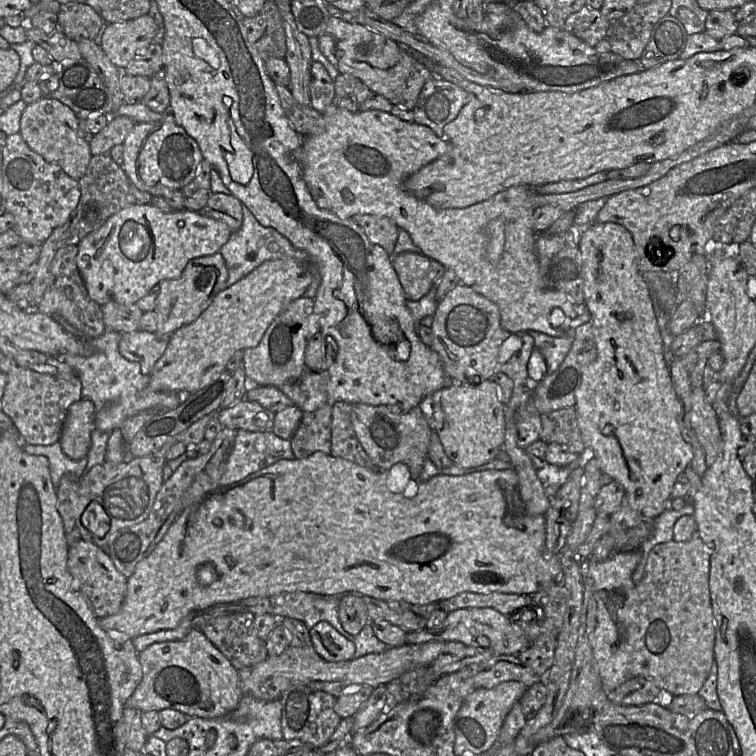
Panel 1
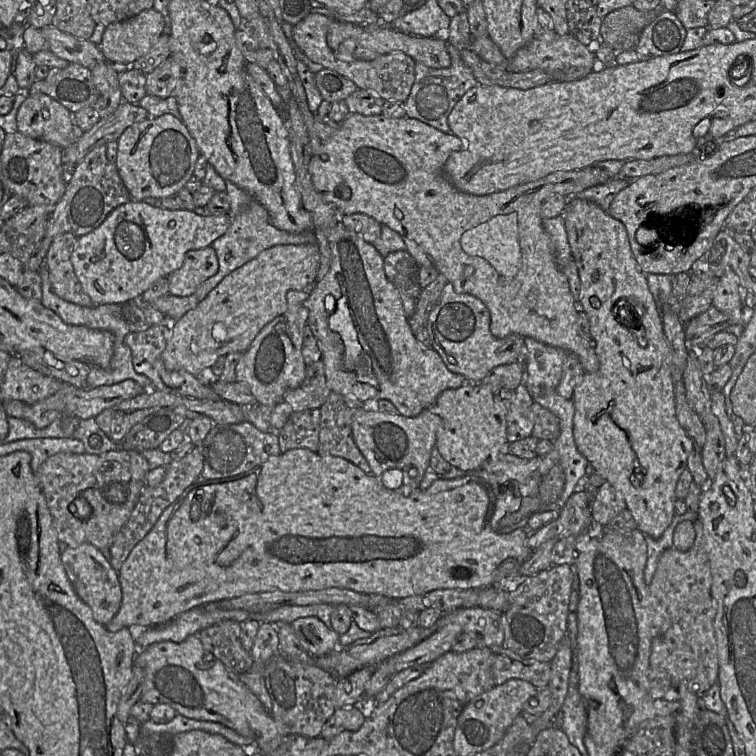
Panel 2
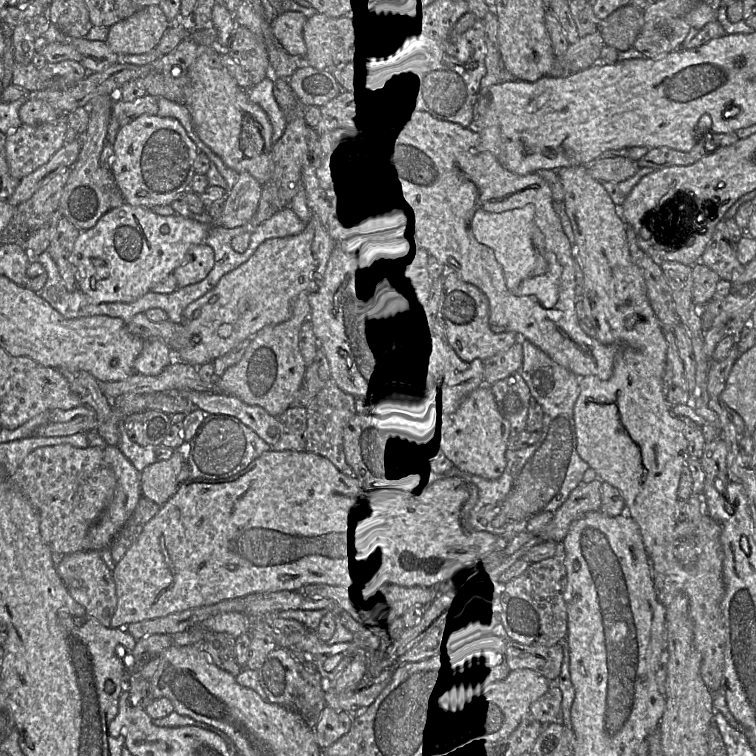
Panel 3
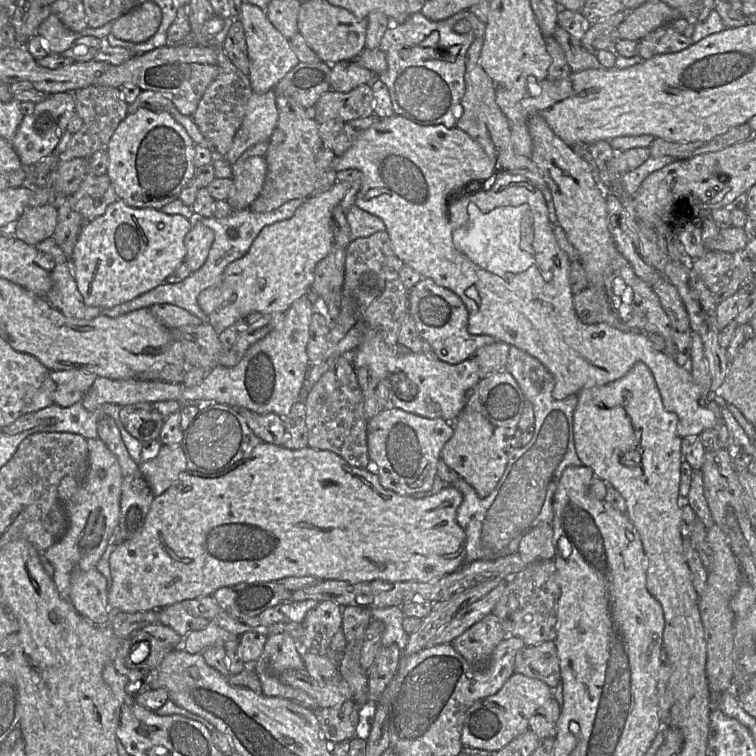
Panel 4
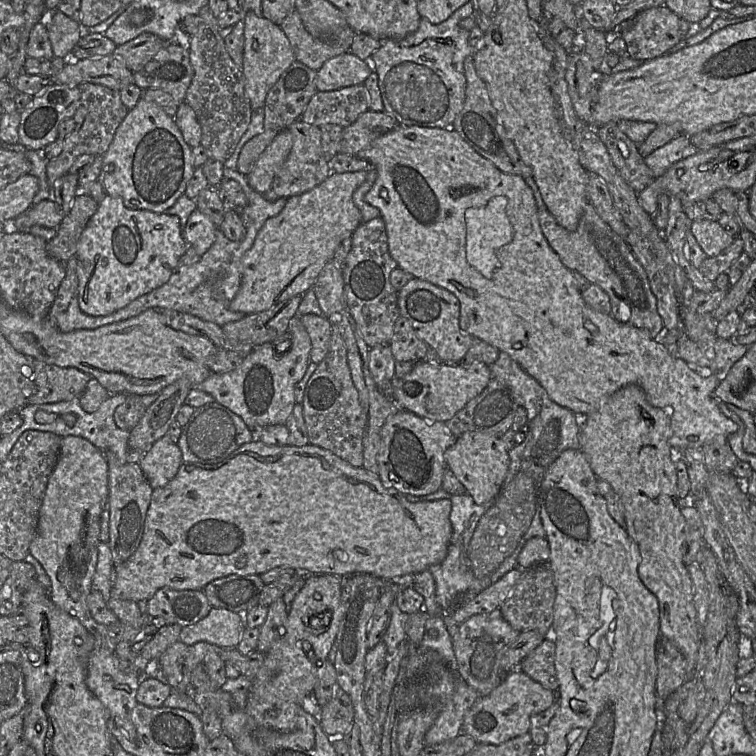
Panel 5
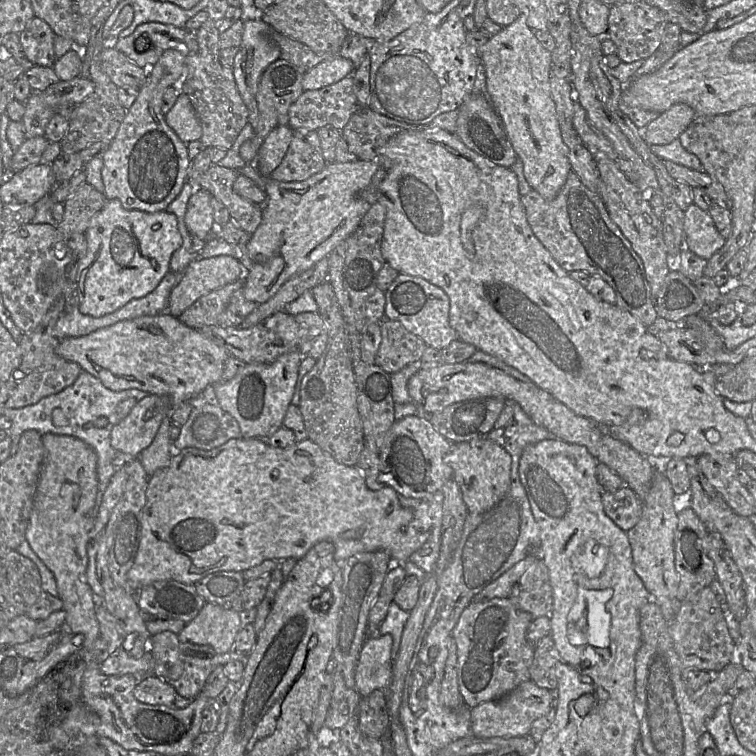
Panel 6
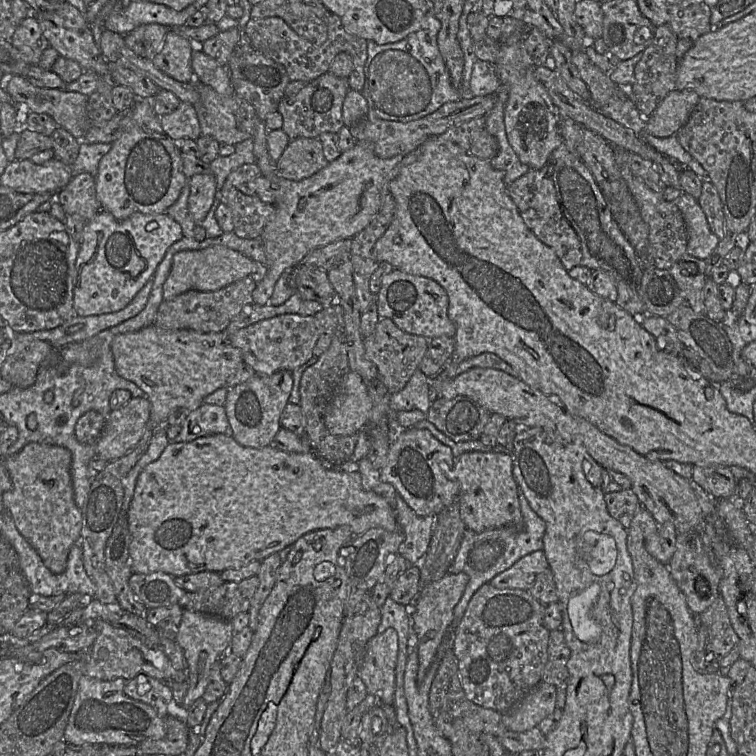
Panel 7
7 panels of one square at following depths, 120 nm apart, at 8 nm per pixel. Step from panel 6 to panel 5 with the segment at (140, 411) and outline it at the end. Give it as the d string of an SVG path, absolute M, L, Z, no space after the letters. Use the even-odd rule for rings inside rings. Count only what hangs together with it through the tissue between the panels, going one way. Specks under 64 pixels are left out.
M182 378L160 391L139 423L130 430L129 448L145 452L155 441L163 437L170 425L176 421L179 409L184 404L191 387L192 383Z

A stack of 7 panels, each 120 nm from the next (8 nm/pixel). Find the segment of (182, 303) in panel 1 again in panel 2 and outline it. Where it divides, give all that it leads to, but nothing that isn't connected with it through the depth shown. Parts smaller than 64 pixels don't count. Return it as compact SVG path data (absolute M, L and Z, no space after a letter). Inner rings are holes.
M206 247L189 251L183 265L167 278L170 295L186 297L192 295L207 279L214 276L219 269L215 250Z

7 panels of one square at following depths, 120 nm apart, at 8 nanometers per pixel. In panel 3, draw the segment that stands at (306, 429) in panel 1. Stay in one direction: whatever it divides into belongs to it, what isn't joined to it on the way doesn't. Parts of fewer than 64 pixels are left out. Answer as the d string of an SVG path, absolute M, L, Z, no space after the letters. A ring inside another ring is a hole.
M290 406L279 416L282 425L282 434L279 441L272 445L276 451L306 450L305 432L307 429L307 408Z

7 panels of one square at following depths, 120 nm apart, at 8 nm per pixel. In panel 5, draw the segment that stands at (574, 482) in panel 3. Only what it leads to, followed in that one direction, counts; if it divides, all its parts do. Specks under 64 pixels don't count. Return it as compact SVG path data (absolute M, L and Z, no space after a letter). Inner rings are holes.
M500 352L498 359L490 366L492 378L497 379L499 382L502 382L510 387L515 398L520 407L524 407L527 410L527 426L528 433L525 440L519 444L514 446L511 450L509 450L510 457L510 467L507 473L507 476L498 492L498 494L491 499L489 502L478 505L475 503L473 497L469 493L465 493L462 495L451 495L447 498L441 499L450 499L452 502L452 509L450 513L450 521L452 525L452 536L450 539L450 543L448 546L448 552L444 560L432 567L429 568L434 582L435 582L435 593L436 593L436 601L441 607L441 609L446 613L452 613L455 611L460 605L464 604L467 600L477 595L479 592L496 582L499 578L501 578L505 573L512 570L515 567L518 567L518 555L522 550L525 543L533 538L533 537L546 537L546 532L544 530L541 517L540 517L540 506L538 501L538 491L540 484L543 480L545 471L547 468L560 456L560 454L567 449L576 449L580 450L580 428L581 428L581 418L573 413L571 410L564 408L554 401L548 396L546 390L540 385L540 383L530 376L515 360L513 360L507 353Z

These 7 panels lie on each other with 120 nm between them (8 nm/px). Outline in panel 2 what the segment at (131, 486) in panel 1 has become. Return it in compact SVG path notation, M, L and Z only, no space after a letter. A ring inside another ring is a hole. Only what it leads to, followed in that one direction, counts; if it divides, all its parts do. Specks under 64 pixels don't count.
M122 448L102 454L58 453L46 459L40 470L34 475L52 515L58 541L66 544L69 548L76 548L83 543L89 543L100 551L109 551L116 534L128 521L143 488L146 486L146 476L149 470L148 461L141 452L123 450ZM78 497L87 500L92 507L92 514L86 520L79 519L70 511L70 505L74 504Z

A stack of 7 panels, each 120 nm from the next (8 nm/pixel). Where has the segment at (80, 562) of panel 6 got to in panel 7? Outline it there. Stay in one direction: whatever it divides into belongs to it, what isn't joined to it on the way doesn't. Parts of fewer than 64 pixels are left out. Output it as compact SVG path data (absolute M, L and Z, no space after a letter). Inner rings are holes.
M31 442L17 454L5 456L3 462L12 482L11 489L3 494L6 511L11 515L19 533L39 554L44 565L54 574L64 572L70 548L80 540L82 528L82 511L74 499L71 452L61 446Z

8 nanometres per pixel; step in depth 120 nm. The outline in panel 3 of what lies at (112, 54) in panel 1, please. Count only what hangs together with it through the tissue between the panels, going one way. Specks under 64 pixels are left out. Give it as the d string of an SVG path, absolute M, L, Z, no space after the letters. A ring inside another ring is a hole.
M150 5L110 26L105 42L117 55L144 54L157 46L168 27L159 5Z

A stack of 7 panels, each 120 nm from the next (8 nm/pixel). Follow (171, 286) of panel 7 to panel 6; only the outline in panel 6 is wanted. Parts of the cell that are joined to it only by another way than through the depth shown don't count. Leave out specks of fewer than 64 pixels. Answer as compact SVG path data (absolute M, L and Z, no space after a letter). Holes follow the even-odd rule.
M217 256L190 262L182 272L179 283L172 289L166 312L178 317L202 296L244 279L243 266L233 257Z

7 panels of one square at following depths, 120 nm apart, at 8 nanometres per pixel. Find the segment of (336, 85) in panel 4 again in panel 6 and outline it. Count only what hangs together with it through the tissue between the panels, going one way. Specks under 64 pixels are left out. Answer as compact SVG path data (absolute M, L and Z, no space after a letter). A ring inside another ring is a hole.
M335 56L306 72L302 79L302 88L304 91L319 90L335 84L347 76L353 76L355 70L350 60Z

